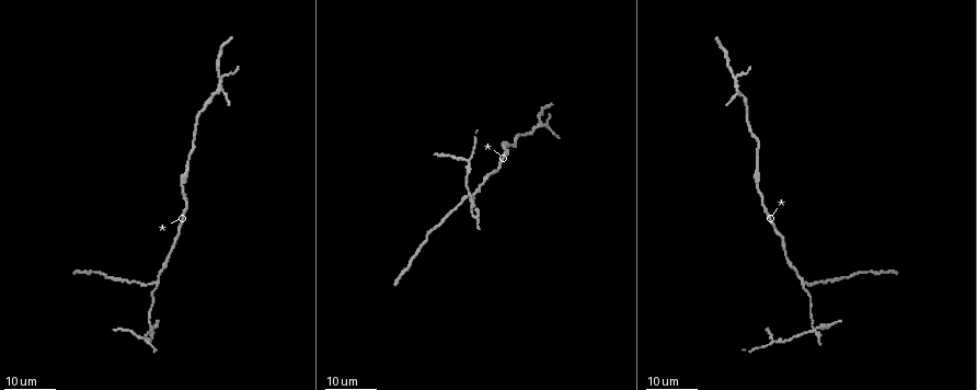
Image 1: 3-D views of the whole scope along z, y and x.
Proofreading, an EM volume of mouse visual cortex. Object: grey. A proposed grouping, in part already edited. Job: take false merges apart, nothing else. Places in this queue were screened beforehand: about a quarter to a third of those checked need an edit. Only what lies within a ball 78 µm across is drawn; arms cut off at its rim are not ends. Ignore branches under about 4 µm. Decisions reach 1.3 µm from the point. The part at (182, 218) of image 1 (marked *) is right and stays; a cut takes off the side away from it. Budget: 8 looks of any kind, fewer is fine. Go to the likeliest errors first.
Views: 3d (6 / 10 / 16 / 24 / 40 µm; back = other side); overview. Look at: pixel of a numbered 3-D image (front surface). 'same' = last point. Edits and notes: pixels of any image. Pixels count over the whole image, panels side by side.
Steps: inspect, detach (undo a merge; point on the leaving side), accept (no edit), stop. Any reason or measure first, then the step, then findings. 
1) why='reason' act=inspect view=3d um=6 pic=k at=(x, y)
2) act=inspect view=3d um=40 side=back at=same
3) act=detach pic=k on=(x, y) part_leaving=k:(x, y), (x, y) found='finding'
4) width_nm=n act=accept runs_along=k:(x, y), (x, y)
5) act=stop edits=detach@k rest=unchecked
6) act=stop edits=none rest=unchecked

why='looks like a crossing' act=inspect view=3d um=24 pic=1 at=(817, 331)

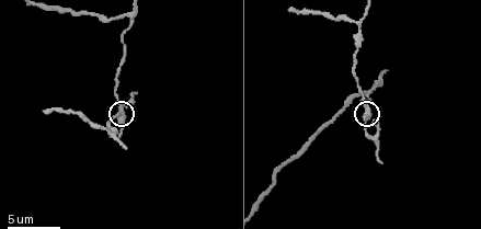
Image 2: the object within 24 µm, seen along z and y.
act=inspect view=3d um=10 pic=2 at=(121, 111)

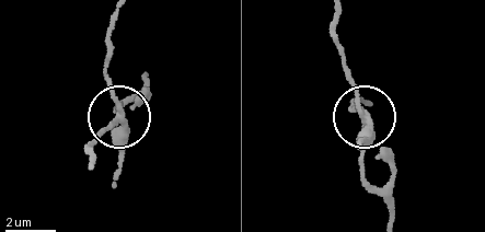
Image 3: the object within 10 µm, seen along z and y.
act=detach pic=3 on=(104, 128) part_leaving=3:(364, 116), (333, 18) found='two neurons meet here'

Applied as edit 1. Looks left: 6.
act=inspect view=3d um=16 pic=2 at=(127, 14)

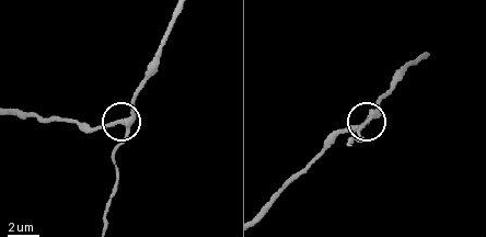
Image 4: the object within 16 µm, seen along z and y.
arms=3 act=accept runs_along=4:(177, 17), (157, 68), (137, 92), (115, 161) found='one neuron here'

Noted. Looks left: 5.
why='two arms in line, one across' act=inspect view=3d um=16 pic=1 at=(222, 78)

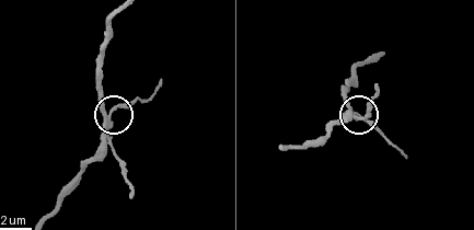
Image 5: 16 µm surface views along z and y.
act=inspect view=3d um=6 pic=5 at=(105, 116)

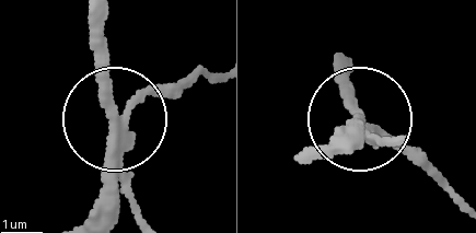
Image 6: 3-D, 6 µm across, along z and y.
why='other side' act=inspect view=3d um=6 side=back pic=6 at=(118, 116)

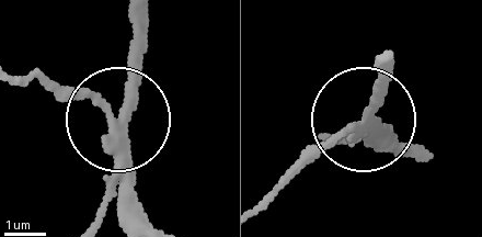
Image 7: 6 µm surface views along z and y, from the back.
arms=3 act=detach pic=7 on=(78, 99) found='two neurons meet here'

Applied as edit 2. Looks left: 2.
act=stop edits=detach@3,detach@7 rest=unchecked

